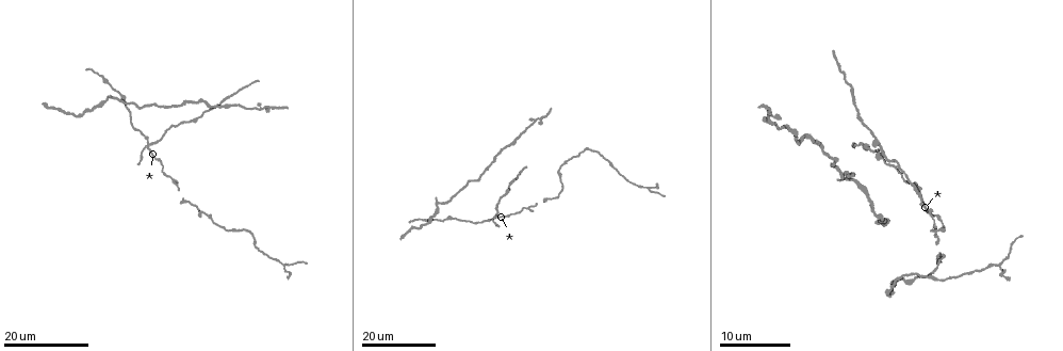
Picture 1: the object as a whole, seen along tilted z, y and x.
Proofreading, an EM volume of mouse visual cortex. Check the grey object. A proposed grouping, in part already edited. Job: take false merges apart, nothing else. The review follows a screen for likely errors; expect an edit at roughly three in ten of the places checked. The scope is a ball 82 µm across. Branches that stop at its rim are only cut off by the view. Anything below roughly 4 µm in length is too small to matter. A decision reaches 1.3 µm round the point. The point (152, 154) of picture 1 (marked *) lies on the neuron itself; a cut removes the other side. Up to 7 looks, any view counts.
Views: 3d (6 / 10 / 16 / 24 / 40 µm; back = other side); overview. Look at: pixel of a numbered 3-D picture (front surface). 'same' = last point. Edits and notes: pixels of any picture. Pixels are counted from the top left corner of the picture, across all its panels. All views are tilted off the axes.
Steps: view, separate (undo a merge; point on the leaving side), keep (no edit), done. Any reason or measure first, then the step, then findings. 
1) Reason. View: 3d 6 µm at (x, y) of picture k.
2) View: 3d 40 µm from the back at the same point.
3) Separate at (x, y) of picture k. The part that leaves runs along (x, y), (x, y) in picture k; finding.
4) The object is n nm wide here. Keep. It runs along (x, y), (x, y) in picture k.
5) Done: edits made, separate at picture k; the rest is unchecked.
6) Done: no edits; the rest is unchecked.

Four or more arms meet. View: 3d 16 µm at (919, 194) of picture 1.

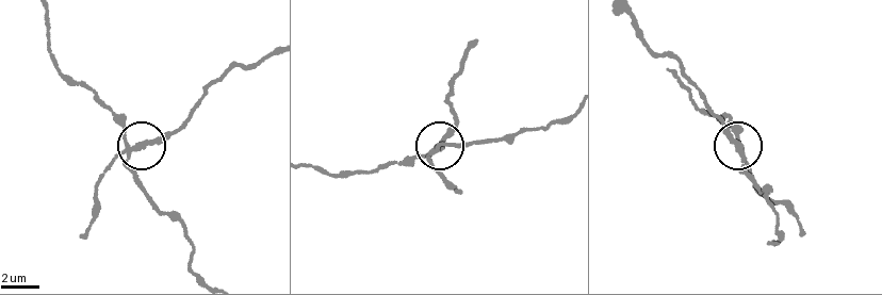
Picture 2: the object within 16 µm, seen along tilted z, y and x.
View: 3d 6 µm at (133, 147) of picture 2.

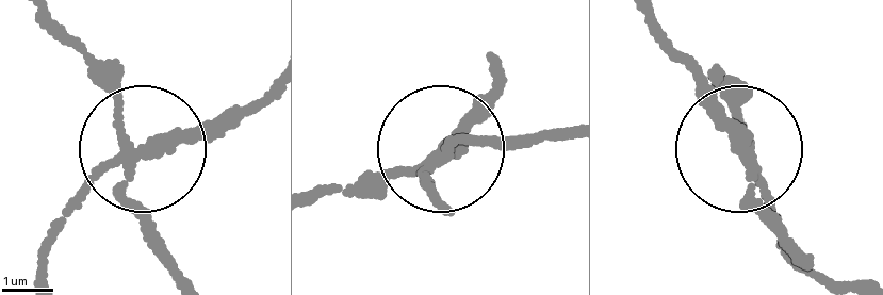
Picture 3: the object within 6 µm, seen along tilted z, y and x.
Separate at (69, 205) of picture 3. The part that leaves runs along (432, 157), (486, 95), (492, 63) in picture 3; two neurons meet here.

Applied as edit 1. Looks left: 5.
View: overview.

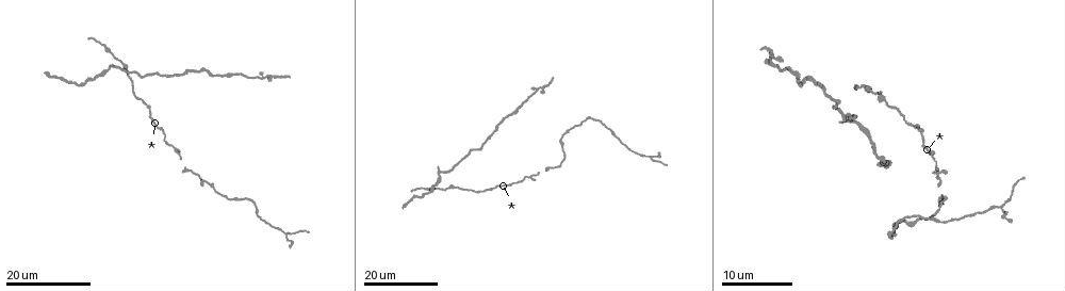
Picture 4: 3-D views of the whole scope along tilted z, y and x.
Three arms meet. View: 3d 24 µm at (126, 67) of picture 4.

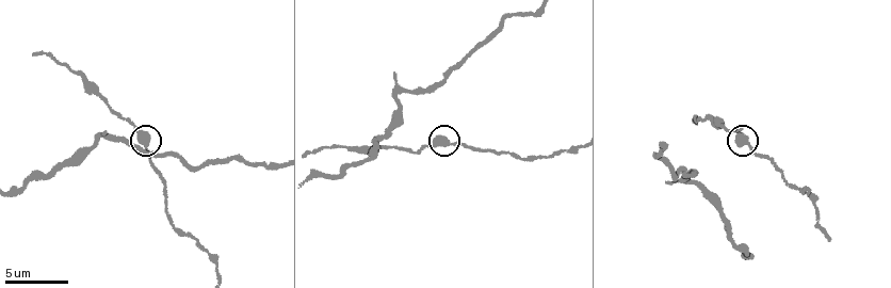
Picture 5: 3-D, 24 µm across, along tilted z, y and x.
View: 3d 10 µm at (438, 138) of picture 5.

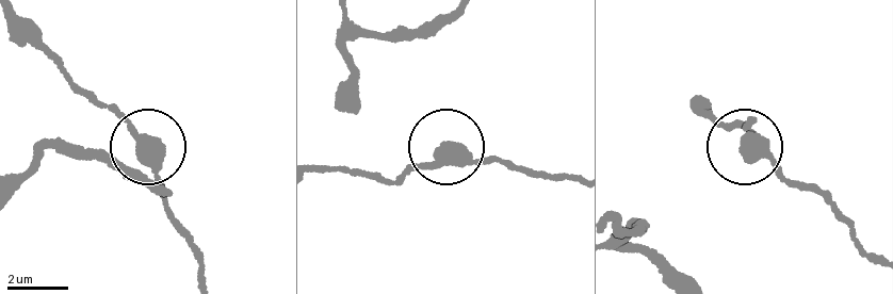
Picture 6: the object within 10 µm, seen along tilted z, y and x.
The object is 360 nm wide here. Keep. Continuous, no second neuron.

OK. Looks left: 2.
Calibre changes. View: 3d 16 µm at (584, 122) of picture 4.

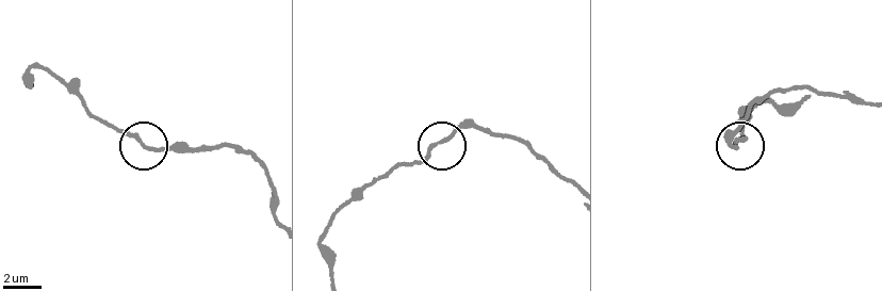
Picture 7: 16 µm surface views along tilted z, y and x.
Zoom in. View: 3d 10 µm at (735, 147) of picture 7.

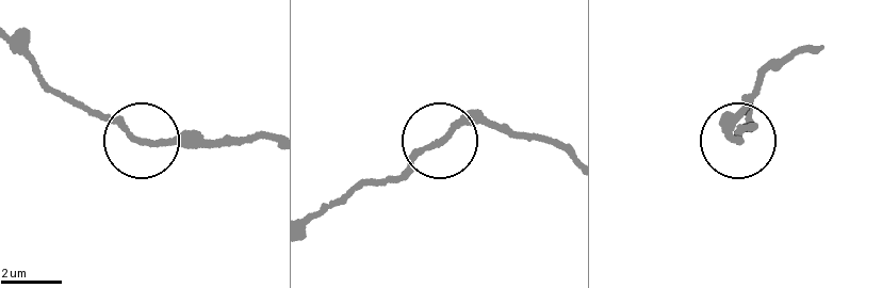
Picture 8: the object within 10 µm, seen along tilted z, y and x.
Keep. It runs along (14, 49), (43, 81), (128, 132), (211, 147) in picture 8; one neuron here.

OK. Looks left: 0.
Done: edits made, separate at picture 3; the rest is unchecked.

